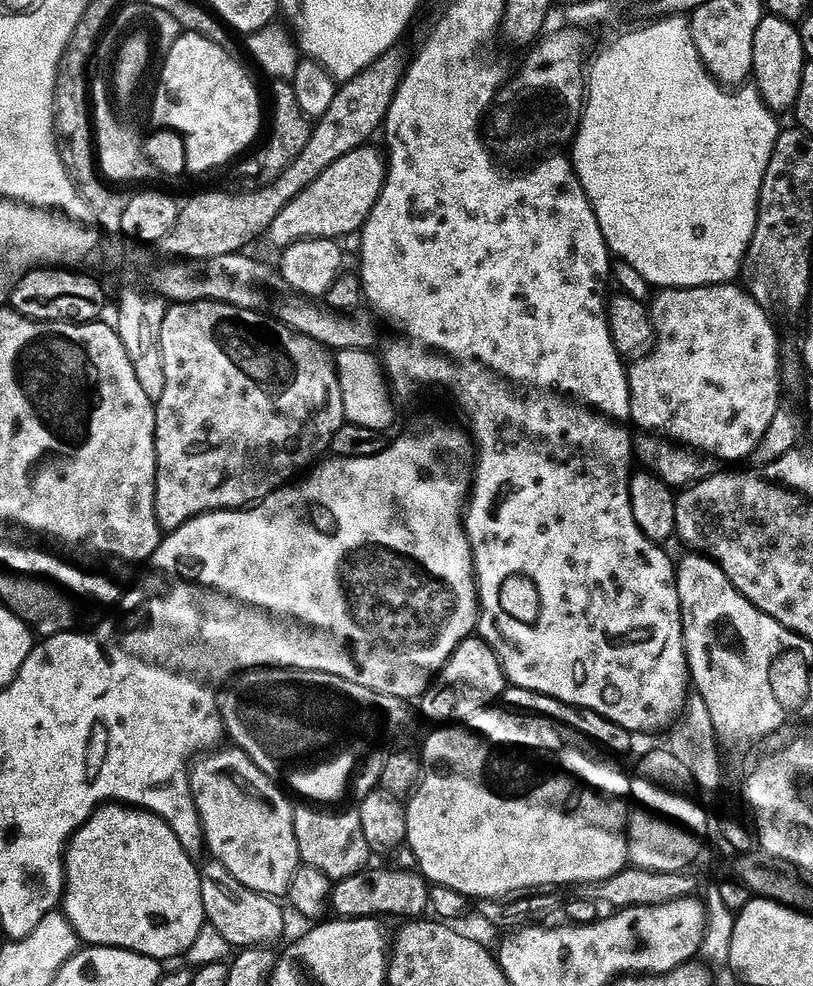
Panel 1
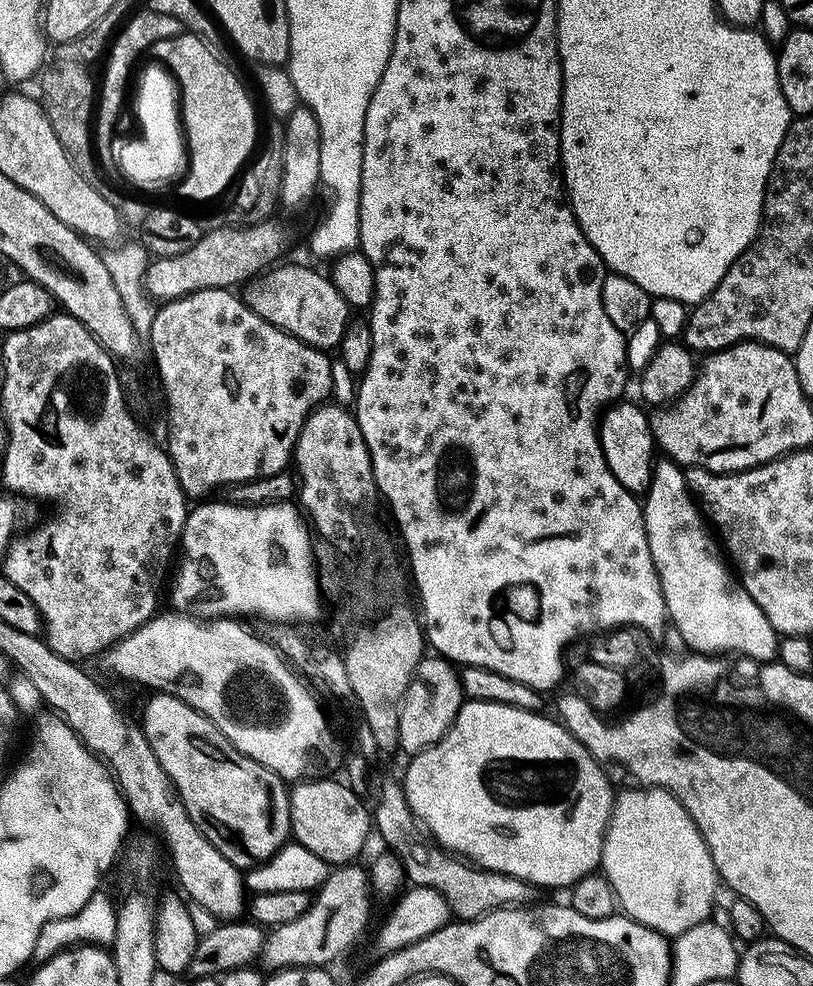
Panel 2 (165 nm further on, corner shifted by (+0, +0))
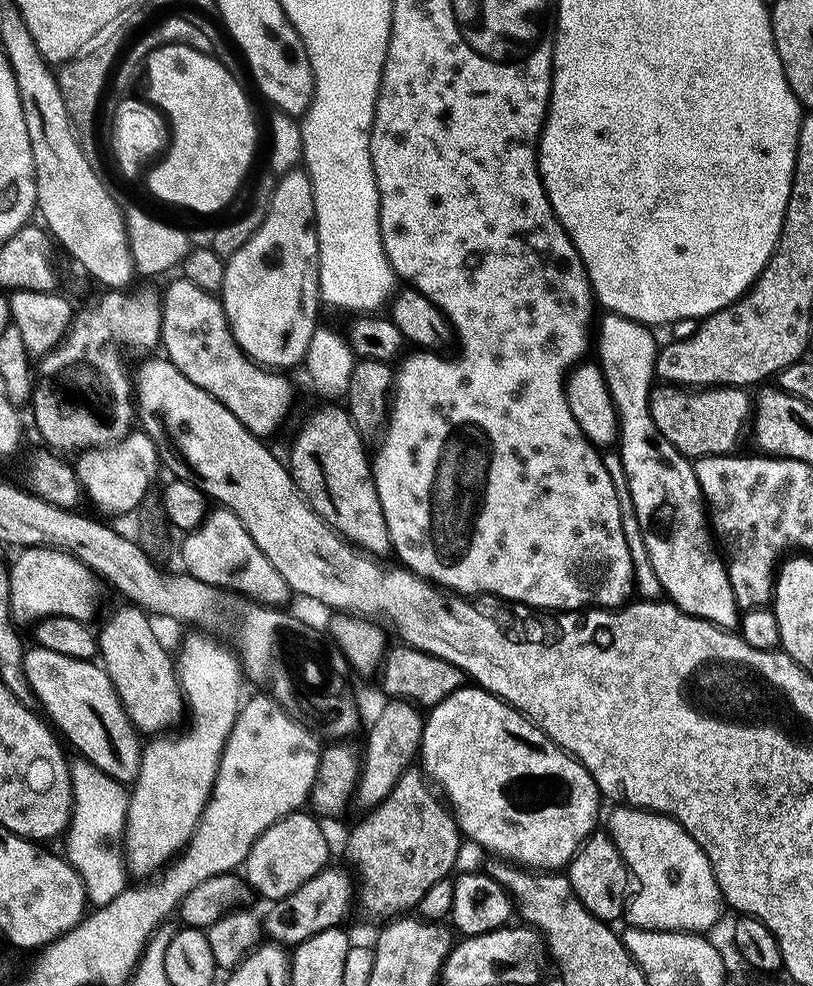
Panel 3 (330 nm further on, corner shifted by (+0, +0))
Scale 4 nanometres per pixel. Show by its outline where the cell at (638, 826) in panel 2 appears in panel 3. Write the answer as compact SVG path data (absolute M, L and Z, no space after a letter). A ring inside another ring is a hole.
M620 806L617 812L608 820L607 831L618 850L628 871L640 883L640 889L635 889L634 899L626 912L626 920L631 927L654 932L683 932L708 934L726 913L724 895L717 884L716 875L710 866L710 858L690 838L690 834L676 820L668 816L660 816L657 812L641 812L638 808Z

